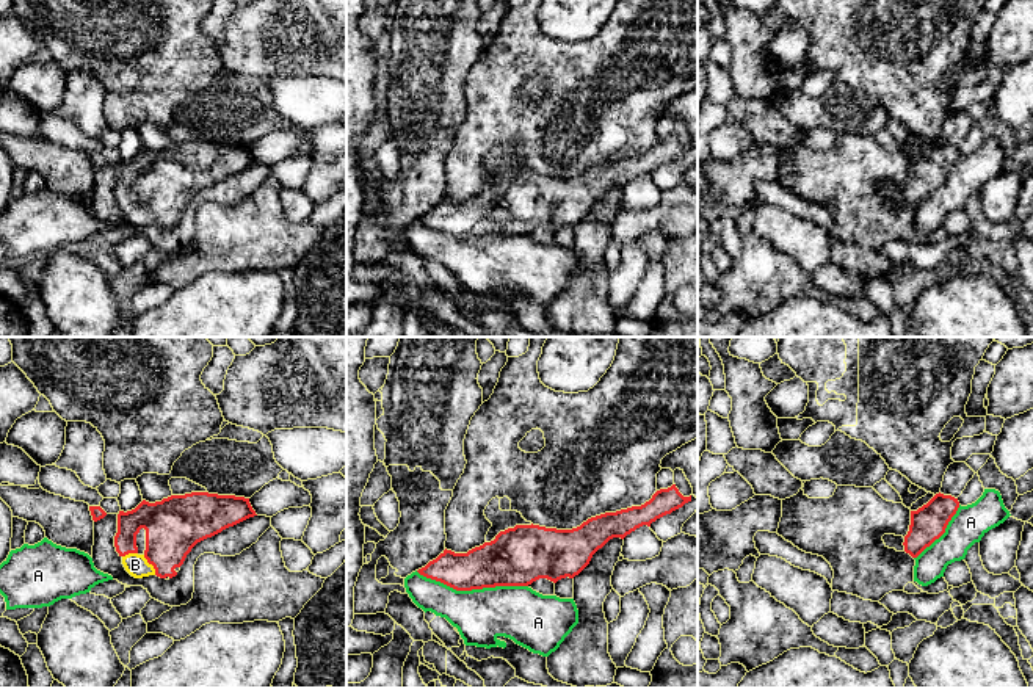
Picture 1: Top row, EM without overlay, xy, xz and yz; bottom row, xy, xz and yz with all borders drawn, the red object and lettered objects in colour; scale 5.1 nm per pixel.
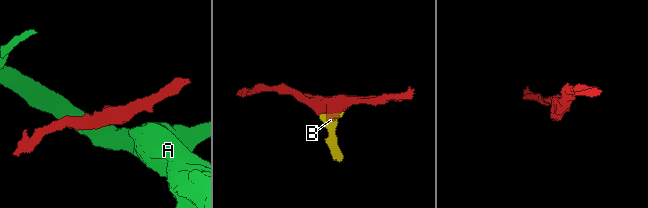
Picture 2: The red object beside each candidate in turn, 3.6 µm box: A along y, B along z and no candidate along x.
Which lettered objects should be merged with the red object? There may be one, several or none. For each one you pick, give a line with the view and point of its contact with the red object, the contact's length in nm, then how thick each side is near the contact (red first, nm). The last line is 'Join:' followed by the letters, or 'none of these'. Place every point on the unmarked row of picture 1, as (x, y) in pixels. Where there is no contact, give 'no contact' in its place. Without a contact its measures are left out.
B: meets red in xy at (151, 212); contact 120 nm long; 300 nm thick on the red side, 110 nm on the other
Join: B

